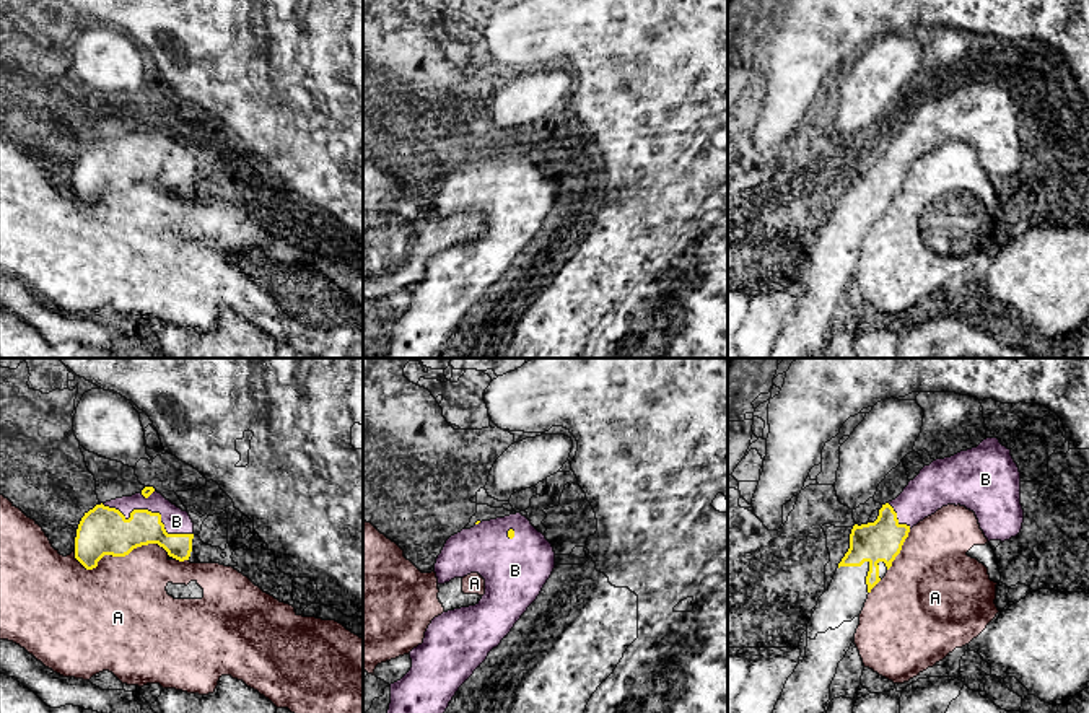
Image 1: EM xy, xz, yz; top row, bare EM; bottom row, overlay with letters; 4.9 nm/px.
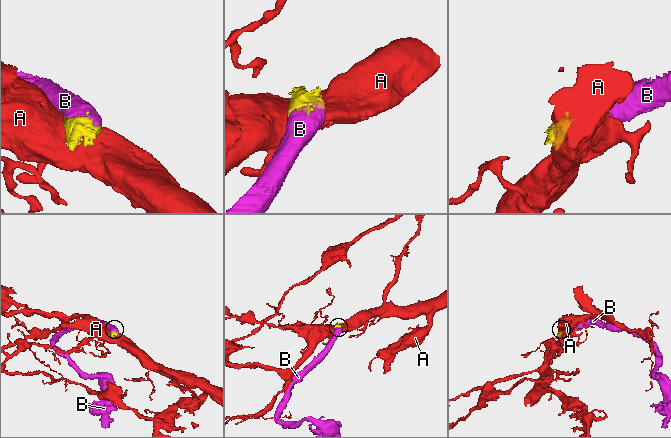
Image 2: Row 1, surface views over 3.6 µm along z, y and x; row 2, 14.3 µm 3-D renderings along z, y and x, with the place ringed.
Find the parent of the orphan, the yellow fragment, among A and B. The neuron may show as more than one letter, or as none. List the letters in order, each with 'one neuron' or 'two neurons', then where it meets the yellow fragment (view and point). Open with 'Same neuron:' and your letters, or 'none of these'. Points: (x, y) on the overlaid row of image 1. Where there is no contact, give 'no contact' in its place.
Same neuron: B
A: two neurons; meets yellow in xy at (119, 555)
B: one neuron; meets yellow in xy at (150, 511)

